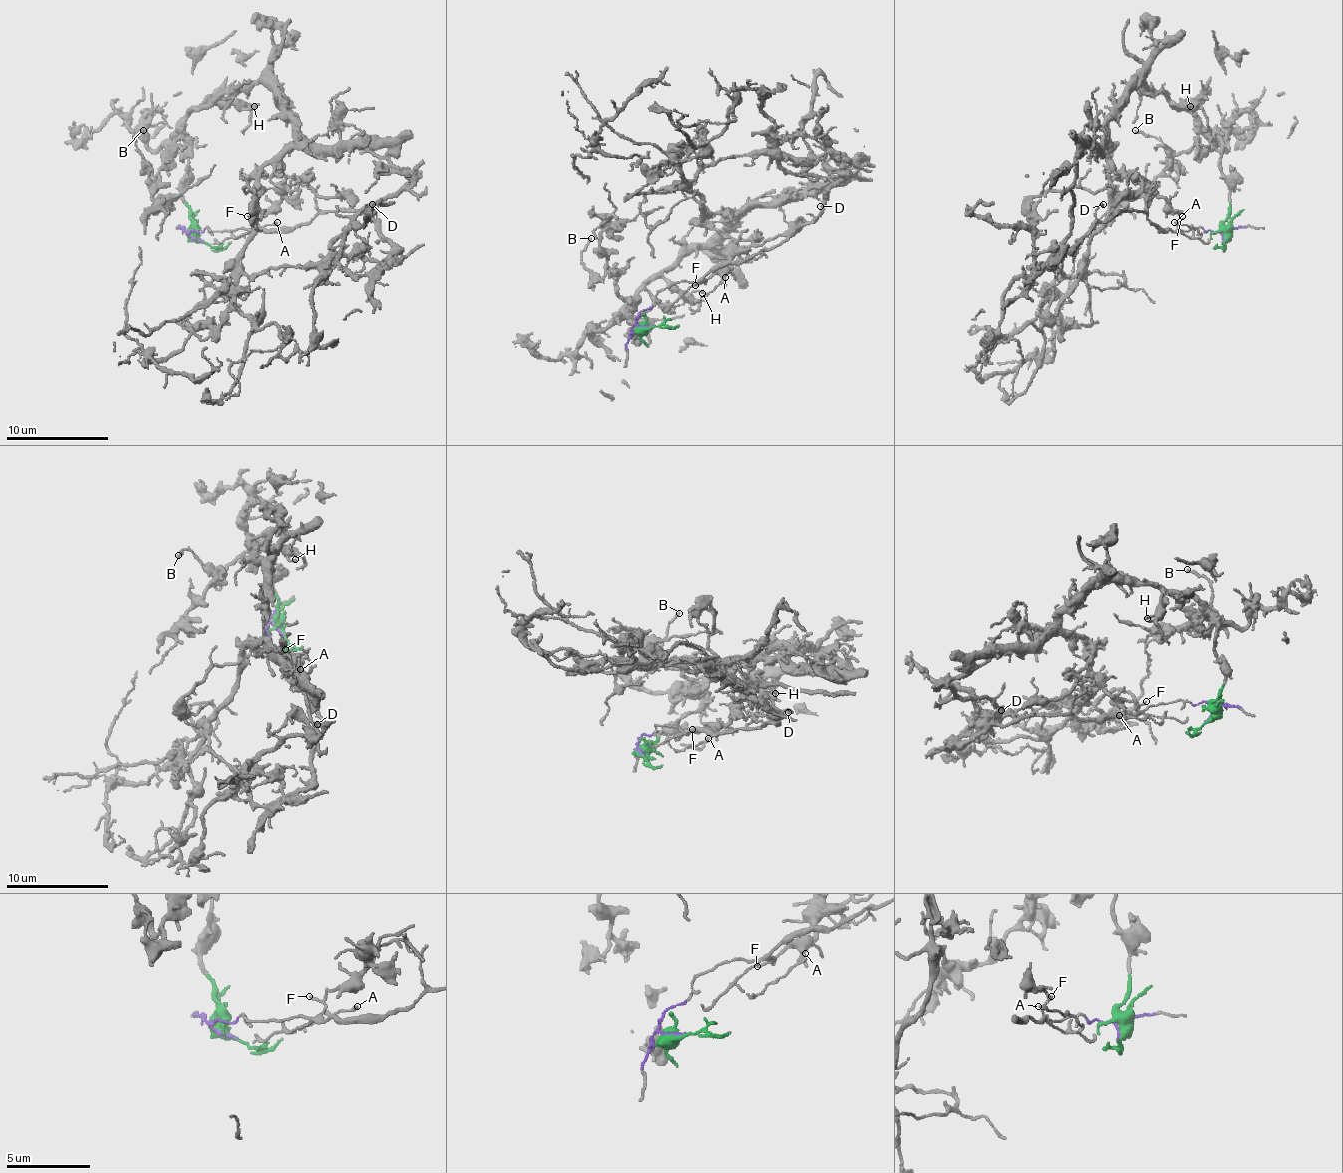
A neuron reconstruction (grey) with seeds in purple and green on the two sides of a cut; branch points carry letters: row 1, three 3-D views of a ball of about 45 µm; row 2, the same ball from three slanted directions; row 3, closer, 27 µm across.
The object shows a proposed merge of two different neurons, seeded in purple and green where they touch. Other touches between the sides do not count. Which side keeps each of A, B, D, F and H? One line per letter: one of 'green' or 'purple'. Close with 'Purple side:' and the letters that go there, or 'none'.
A: purple
B: green
D: purple
F: purple
H: green
Purple side: A, D, F

